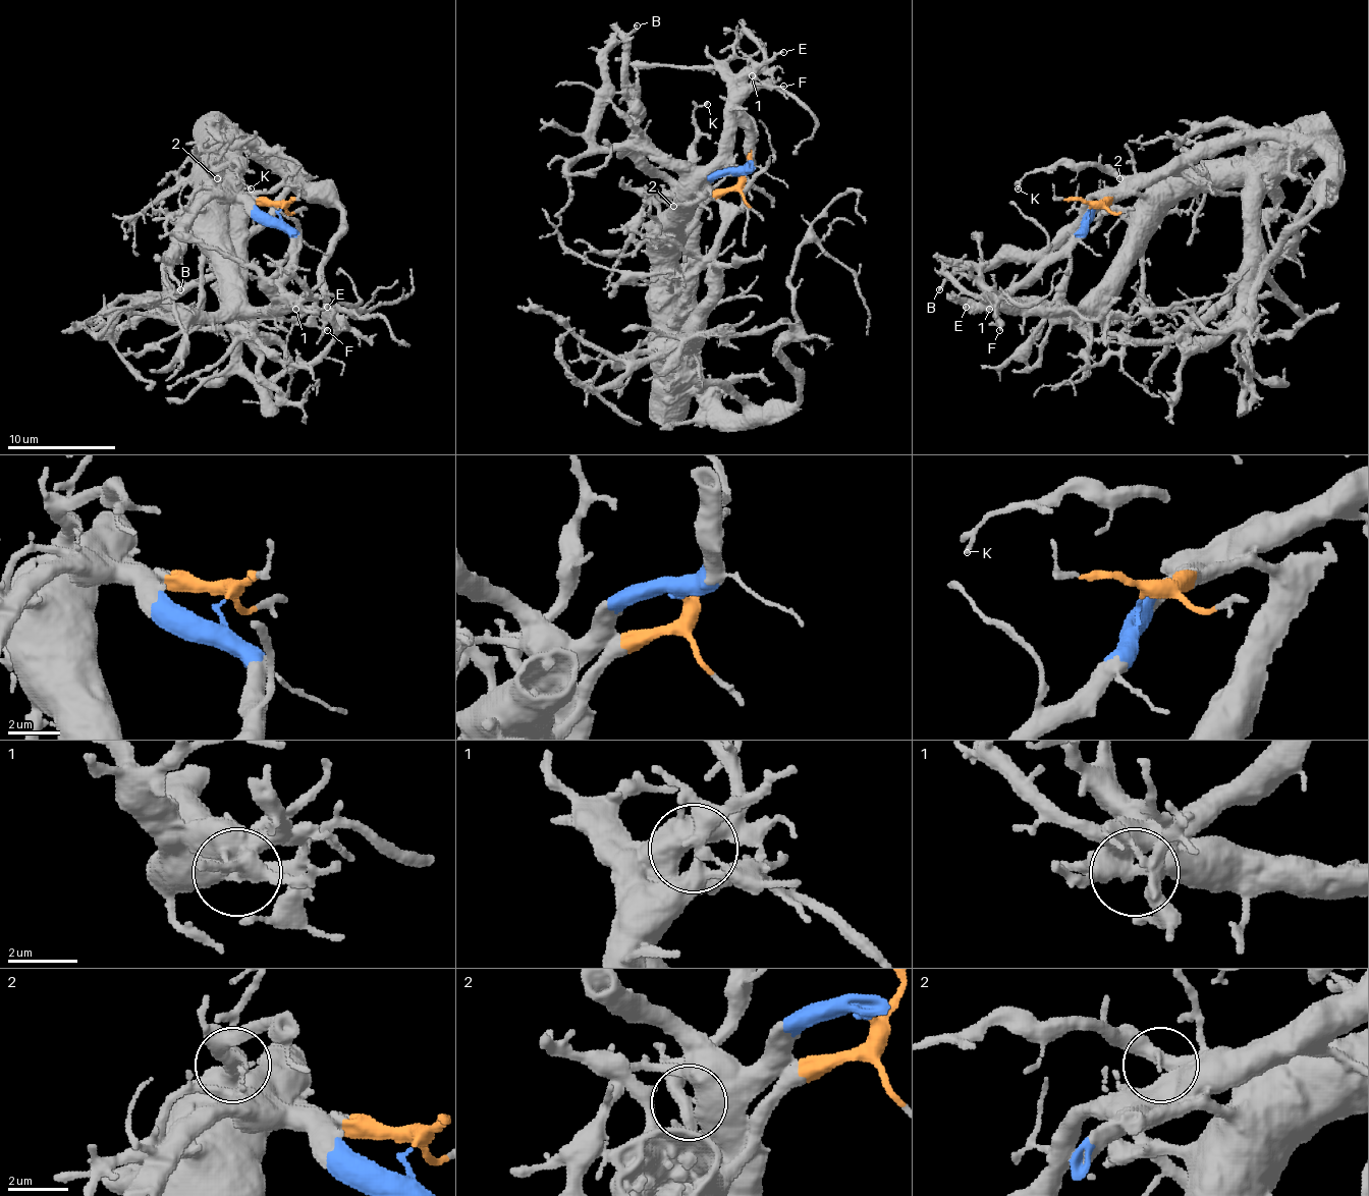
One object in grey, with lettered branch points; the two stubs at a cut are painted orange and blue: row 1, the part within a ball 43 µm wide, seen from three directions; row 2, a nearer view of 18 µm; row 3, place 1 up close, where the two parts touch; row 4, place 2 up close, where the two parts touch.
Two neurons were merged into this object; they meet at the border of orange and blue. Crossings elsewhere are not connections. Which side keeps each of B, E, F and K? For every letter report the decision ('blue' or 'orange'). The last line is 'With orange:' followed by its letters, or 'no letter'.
B: blue
E: orange
F: orange
K: orange
With orange: E, F, K

